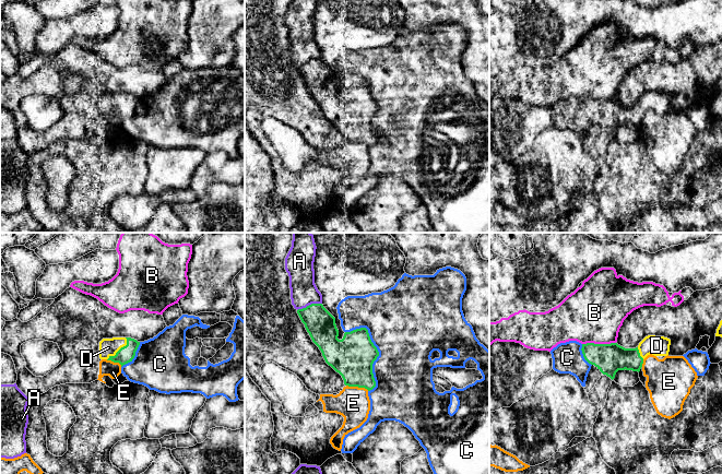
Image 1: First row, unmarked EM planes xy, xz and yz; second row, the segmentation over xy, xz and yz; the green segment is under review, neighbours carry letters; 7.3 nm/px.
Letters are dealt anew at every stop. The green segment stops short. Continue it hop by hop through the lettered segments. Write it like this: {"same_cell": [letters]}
{"same_cell": ["D"]}

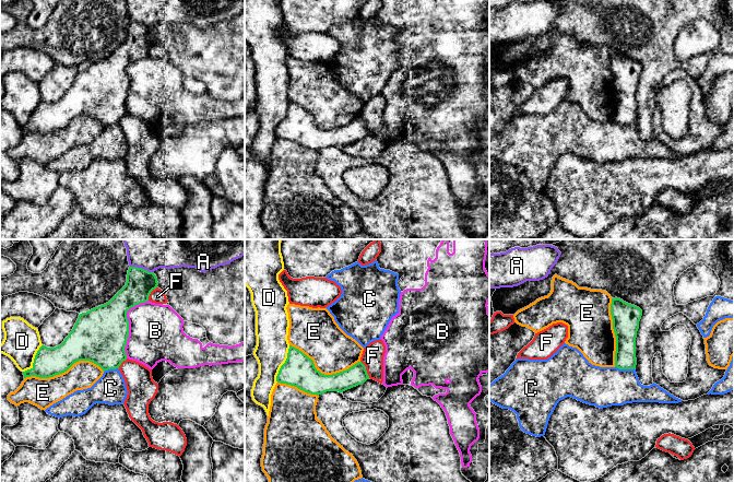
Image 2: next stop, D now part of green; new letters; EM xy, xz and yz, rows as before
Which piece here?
{"same_cell": []}

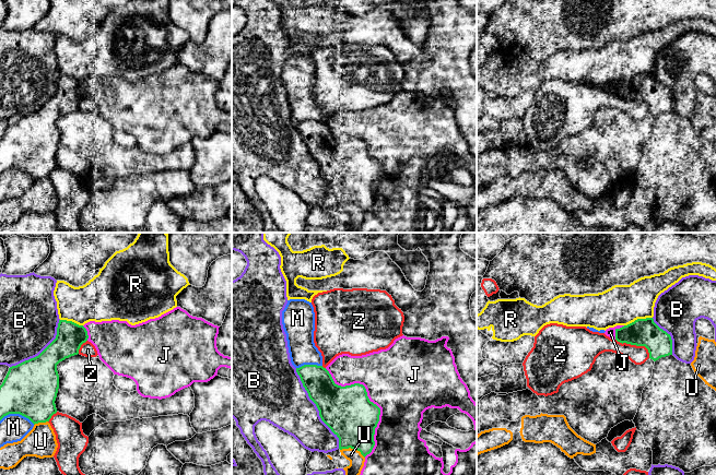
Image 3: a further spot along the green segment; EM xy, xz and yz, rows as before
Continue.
{"same_cell": []}

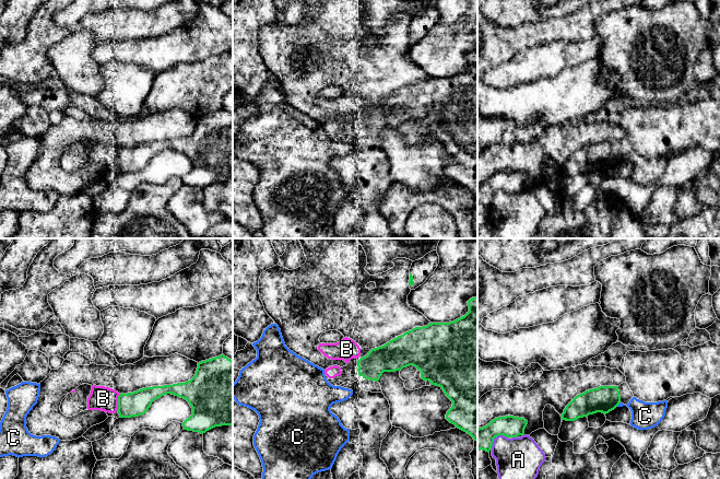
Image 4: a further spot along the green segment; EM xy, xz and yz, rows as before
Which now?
{"same_cell": ["B"]}

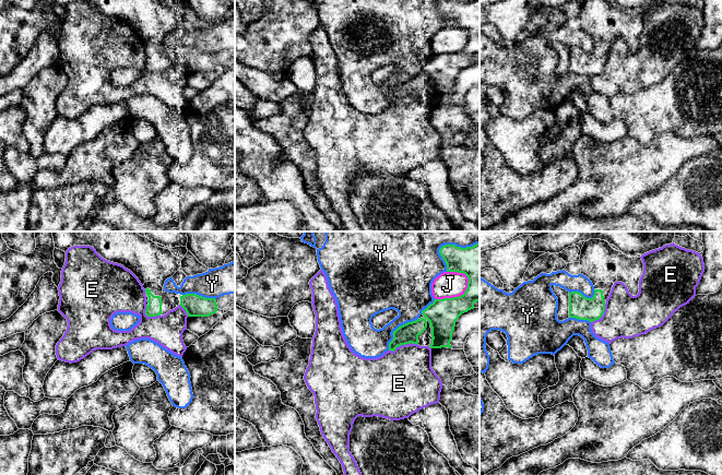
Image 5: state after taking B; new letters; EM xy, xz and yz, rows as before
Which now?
{"same_cell": []}

